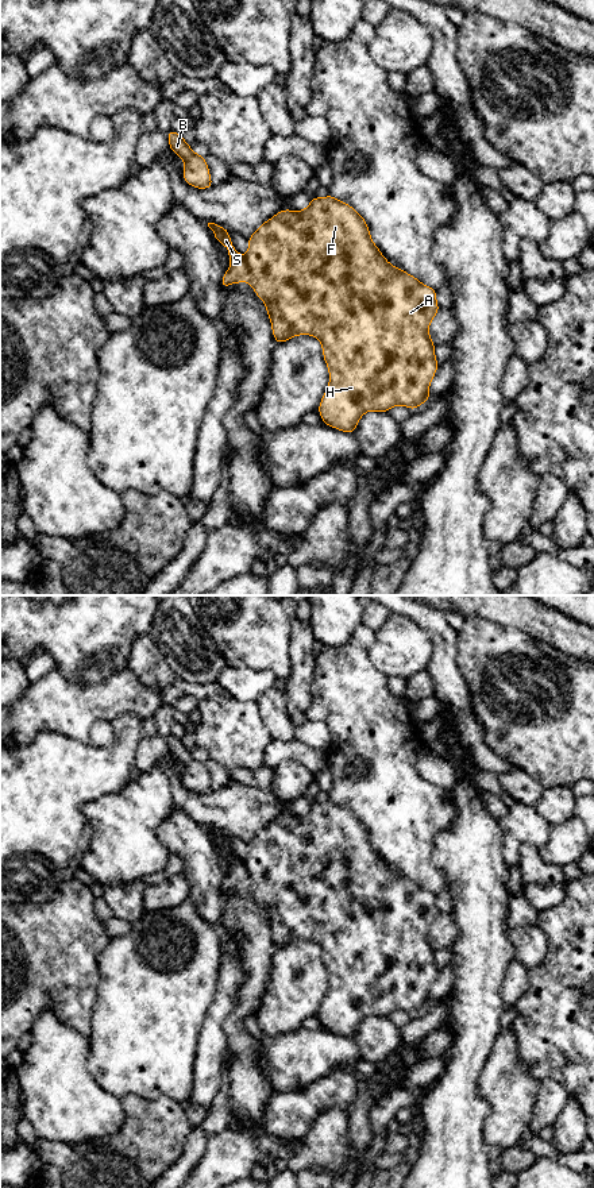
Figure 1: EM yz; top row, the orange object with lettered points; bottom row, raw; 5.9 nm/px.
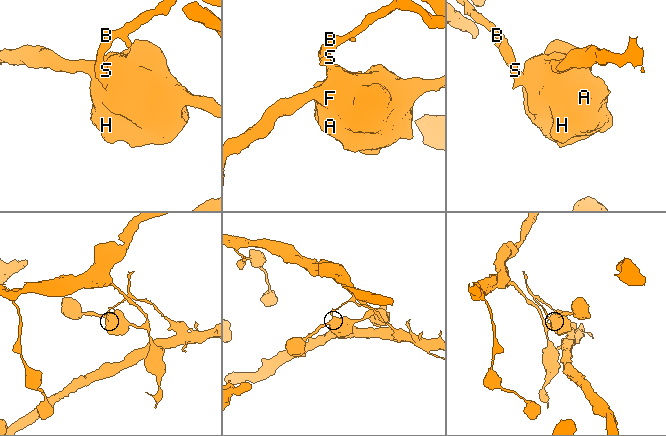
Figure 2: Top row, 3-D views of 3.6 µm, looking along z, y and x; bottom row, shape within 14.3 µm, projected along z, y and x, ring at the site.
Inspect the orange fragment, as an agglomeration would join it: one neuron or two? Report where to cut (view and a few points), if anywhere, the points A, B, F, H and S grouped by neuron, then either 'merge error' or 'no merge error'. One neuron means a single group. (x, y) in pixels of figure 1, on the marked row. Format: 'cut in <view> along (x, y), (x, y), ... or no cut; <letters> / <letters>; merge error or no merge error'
cut in yz along (243, 257), (247, 265), (247, 280); A F H / B S; merge error

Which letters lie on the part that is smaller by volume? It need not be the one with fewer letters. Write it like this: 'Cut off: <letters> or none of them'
Cut off: B, S

